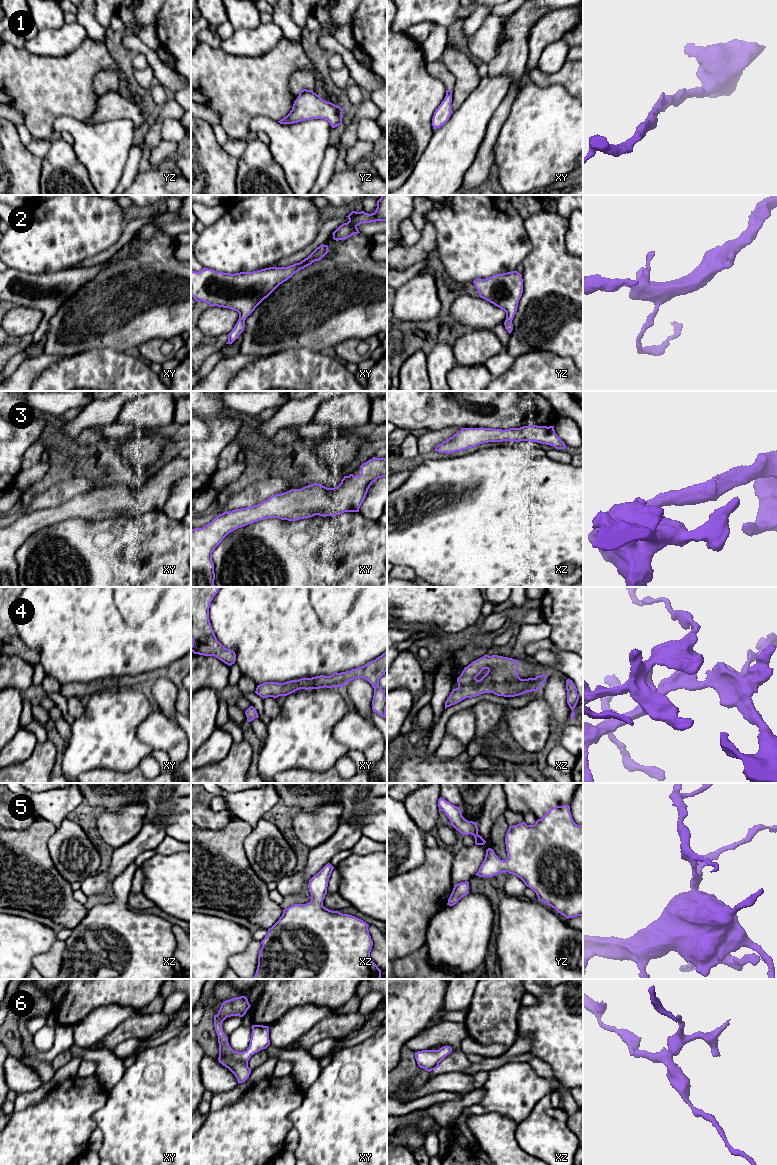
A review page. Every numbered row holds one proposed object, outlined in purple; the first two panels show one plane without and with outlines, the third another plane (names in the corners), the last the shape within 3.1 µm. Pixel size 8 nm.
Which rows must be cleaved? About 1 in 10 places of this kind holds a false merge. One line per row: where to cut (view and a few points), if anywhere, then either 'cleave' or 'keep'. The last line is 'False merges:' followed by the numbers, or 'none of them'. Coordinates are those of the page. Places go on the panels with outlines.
1: no cut | keep
2: no cut | keep
3: no cut | keep
4: no cut | keep
5: no cut | keep
6: no cut | keep
False merges: none of them

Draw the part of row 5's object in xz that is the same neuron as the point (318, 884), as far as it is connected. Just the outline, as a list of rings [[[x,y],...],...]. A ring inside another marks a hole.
[[[328,863],[308,883],[311,901],[306,904],[294,904],[283,910],[279,920],[268,929],[261,941],[258,966],[251,979],[380,979],[381,970],[371,960],[373,941],[369,934],[369,925],[363,920],[323,906],[327,894],[328,881],[334,867]]]

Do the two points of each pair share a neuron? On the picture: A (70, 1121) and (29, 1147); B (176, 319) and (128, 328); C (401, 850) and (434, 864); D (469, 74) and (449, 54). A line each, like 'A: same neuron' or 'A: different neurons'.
A: same neuron
B: same neuron
C: different neurons
D: same neuron

